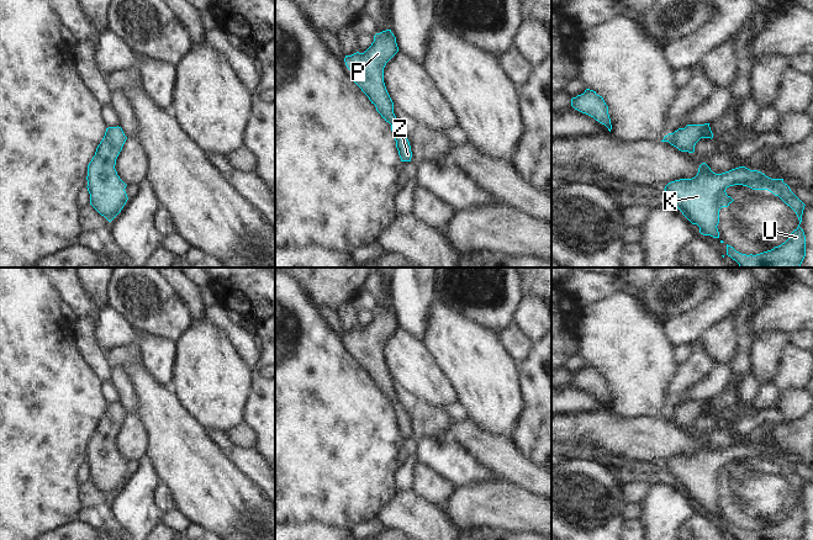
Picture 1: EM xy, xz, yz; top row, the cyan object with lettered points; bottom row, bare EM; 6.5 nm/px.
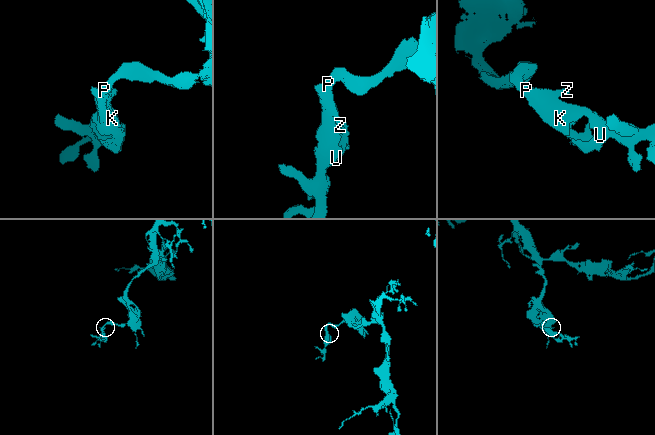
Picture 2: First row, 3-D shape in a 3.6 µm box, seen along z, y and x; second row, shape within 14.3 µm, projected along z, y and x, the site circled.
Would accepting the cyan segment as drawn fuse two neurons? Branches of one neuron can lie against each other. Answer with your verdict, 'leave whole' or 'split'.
leave whole

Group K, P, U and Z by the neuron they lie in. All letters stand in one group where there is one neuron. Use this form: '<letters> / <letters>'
K P U Z

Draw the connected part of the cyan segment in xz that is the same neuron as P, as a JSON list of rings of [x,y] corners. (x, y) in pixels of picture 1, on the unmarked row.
[[[391,306],[374,312],[374,318],[364,329],[345,332],[347,344],[354,350],[353,358],[375,381],[381,393],[391,401],[401,438],[411,438],[411,422],[394,390],[394,378],[384,359],[384,344],[398,328],[396,313]]]

